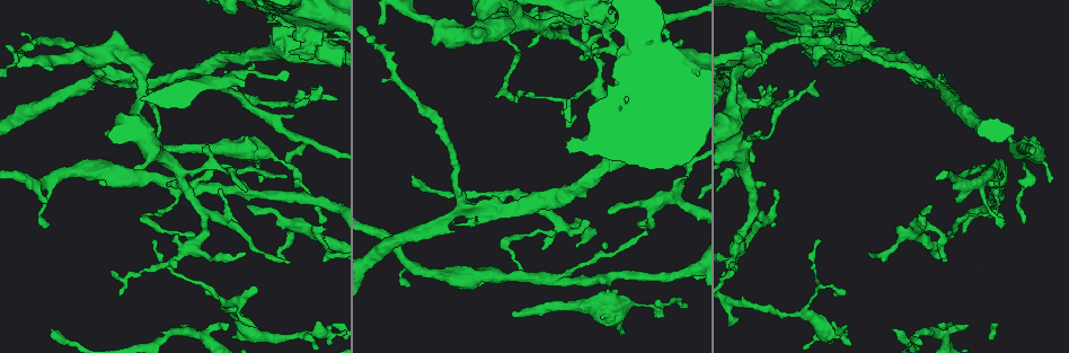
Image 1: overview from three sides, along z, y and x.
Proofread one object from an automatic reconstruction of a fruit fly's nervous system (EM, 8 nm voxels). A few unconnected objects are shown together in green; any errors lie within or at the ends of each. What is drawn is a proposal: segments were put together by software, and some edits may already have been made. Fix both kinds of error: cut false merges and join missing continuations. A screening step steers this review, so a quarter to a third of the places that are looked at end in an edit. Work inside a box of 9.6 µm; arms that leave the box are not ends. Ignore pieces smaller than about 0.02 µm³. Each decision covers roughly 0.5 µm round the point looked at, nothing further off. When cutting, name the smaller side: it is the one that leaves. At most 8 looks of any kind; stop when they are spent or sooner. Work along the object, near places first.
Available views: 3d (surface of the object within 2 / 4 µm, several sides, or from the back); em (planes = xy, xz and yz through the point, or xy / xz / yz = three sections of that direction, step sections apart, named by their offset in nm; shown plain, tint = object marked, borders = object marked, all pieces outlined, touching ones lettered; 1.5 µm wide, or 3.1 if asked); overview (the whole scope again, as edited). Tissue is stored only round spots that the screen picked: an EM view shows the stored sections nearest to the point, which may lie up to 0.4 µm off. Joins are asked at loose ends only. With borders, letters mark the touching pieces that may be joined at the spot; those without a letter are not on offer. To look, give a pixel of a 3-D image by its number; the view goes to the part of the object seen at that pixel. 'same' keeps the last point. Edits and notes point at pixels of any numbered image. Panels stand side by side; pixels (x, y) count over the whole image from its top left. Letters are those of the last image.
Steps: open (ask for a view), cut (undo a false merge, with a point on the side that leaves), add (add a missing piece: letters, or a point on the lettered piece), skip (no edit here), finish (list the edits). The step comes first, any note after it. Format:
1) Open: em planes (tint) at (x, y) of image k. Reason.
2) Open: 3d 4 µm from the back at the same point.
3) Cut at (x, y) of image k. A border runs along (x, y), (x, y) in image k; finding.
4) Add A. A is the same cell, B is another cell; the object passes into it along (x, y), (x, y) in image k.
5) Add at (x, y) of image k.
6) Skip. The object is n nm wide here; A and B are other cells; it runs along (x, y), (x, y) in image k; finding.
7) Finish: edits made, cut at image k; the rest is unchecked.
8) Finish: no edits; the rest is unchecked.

Open: em xy step 4 (borders) at (740, 246) of image 1. Abrupt turn.

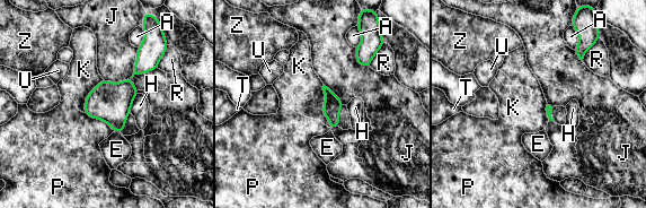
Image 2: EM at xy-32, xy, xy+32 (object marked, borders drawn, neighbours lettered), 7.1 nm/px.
Skip. The longest contact is with J, 340 nm; A, E, H, J, K, P, R, T, U and Z are other cells; one neuron here.

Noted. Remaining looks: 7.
Open: em planes (borders) at (286, 162) of image 1. Free end.

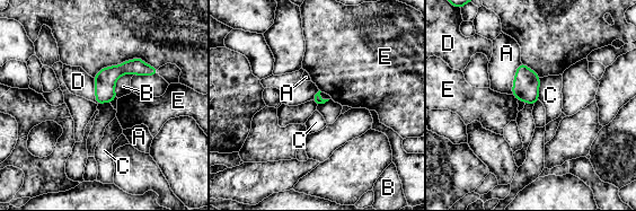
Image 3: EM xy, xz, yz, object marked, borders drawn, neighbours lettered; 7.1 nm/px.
Skip. A, B, C, D and E are other cells; it runs along (155, 71), (123, 68), (98, 99) in image 3; no lettered piece goes on from it.

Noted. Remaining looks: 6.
Open: em planes (tint) at (497, 274) of image 1. Abrupt turn.

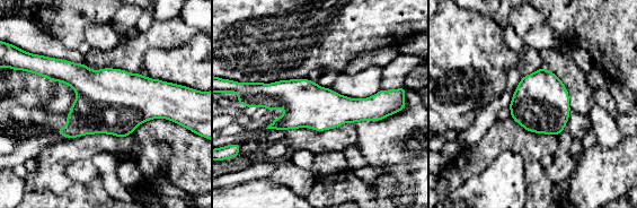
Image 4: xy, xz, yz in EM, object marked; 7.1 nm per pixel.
Open: em planes (borders) at the same point. See the neighbours.

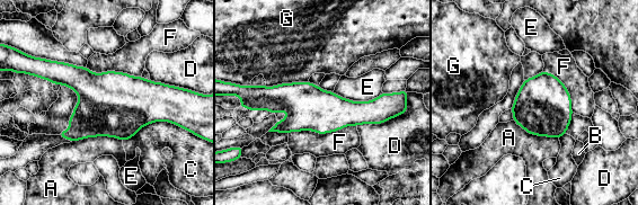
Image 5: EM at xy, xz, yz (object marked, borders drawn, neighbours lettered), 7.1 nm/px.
Skip. A, B, C, D, E, F and G are other cells; a border runs along (333, 91), (353, 100), (382, 92) in image 5; continuous, no second neuron.

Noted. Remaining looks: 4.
Finish: no edits; the rest is unchecked.

